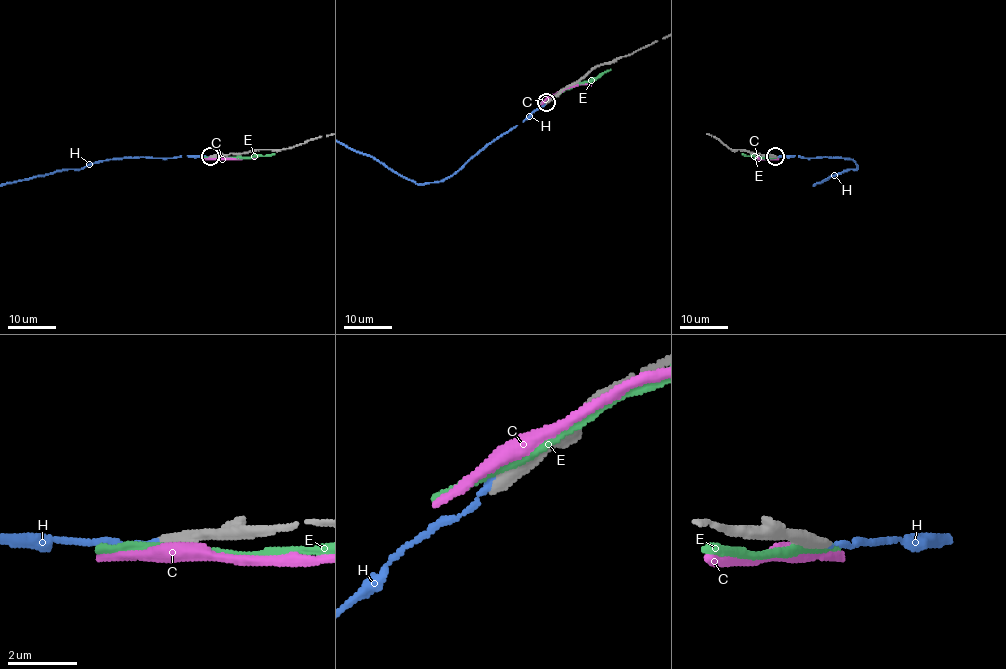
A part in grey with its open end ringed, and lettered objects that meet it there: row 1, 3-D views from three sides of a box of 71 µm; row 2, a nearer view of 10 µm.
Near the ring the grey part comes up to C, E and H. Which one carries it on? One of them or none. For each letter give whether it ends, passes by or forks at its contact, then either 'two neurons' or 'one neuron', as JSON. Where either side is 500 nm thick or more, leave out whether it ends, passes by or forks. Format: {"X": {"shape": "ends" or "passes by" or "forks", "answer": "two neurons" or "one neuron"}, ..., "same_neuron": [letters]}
{"C": {"answer": "two neurons"}, "E": {"answer": "two neurons"}, "H": {"shape": "ends", "answer": "one neuron"}, "same_neuron": ["H"]}

